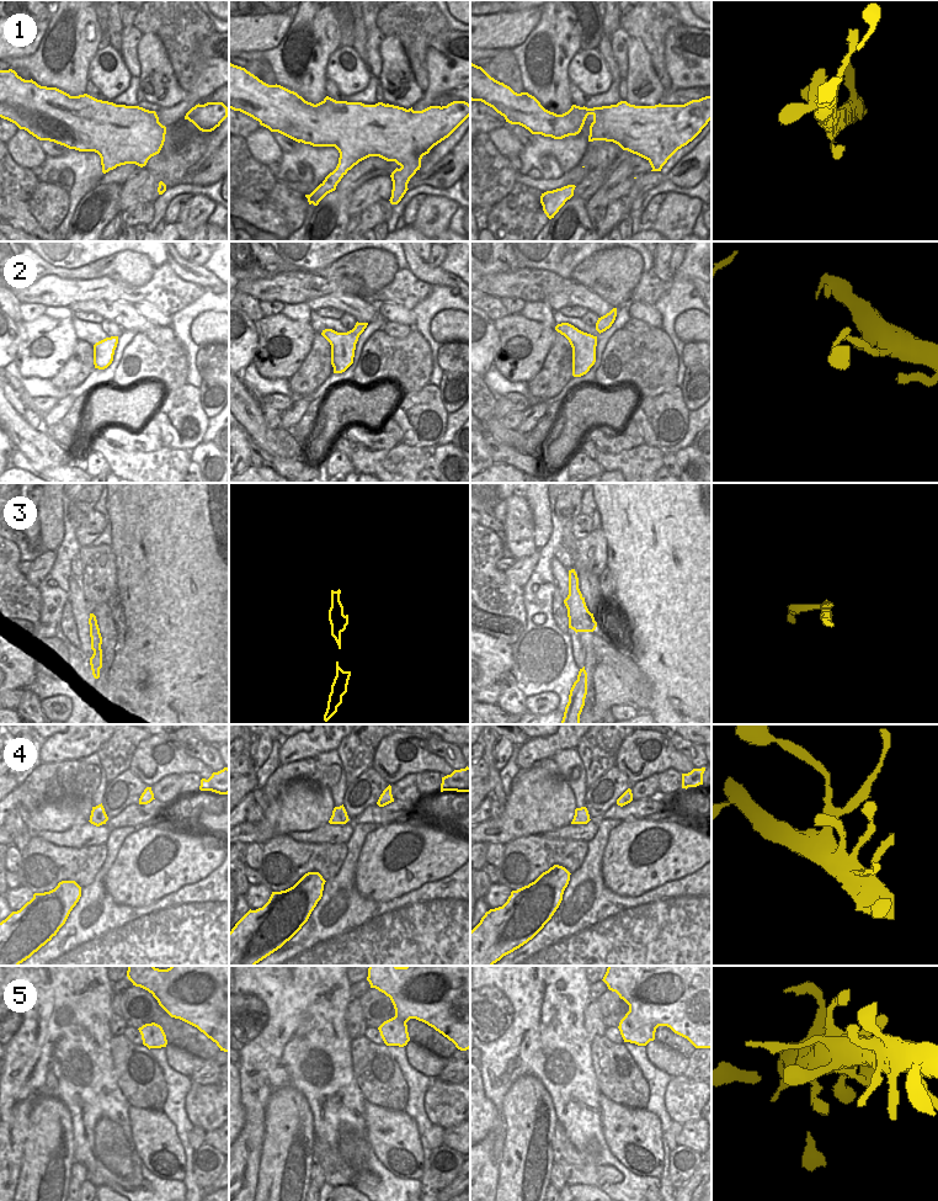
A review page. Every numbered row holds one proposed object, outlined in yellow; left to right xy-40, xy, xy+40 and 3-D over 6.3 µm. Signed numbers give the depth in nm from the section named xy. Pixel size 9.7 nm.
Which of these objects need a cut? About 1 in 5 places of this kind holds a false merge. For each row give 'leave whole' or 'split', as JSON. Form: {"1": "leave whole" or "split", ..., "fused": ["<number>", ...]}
{"1": "leave whole", "2": "leave whole", "3": "leave whole", "4": "leave whole", "5": "leave whole", "fused": []}

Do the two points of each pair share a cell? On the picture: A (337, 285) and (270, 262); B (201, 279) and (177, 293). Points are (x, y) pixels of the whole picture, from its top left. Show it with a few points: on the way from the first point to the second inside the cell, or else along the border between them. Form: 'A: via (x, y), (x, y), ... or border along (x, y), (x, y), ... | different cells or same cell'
A: border along (297, 269), (266, 277) | different cells
B: border along (170, 266), (182, 280), (198, 283), (206, 288) | different cells

